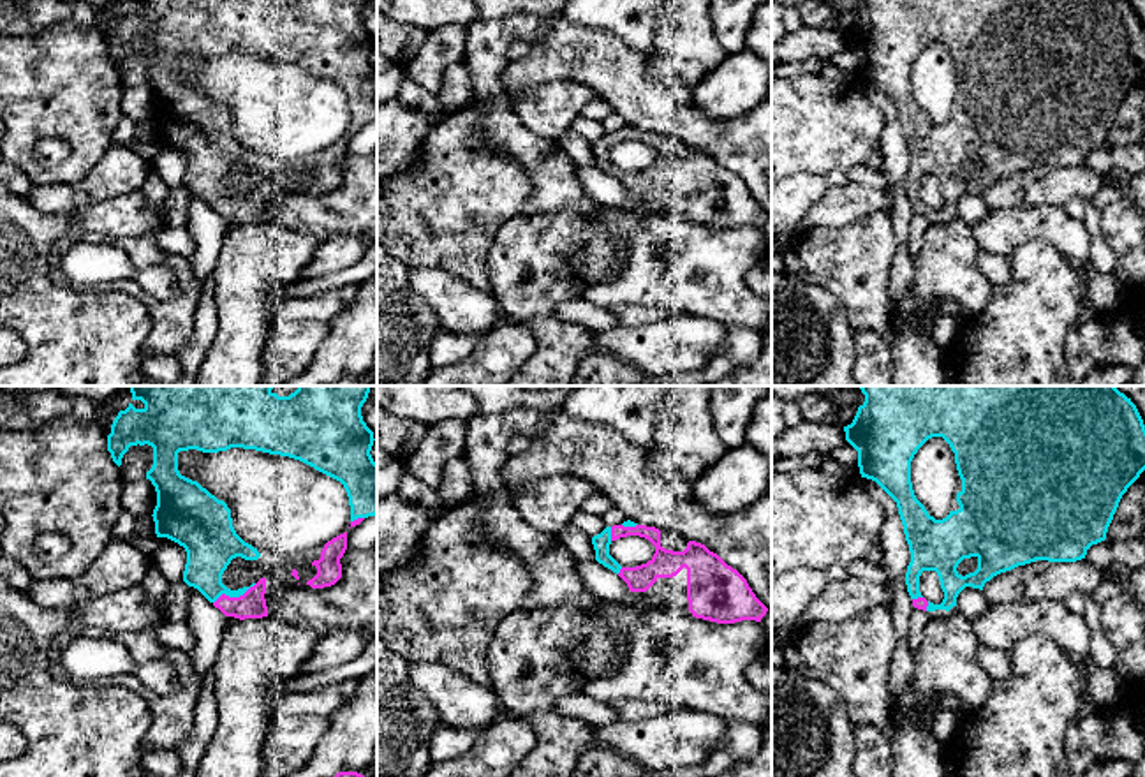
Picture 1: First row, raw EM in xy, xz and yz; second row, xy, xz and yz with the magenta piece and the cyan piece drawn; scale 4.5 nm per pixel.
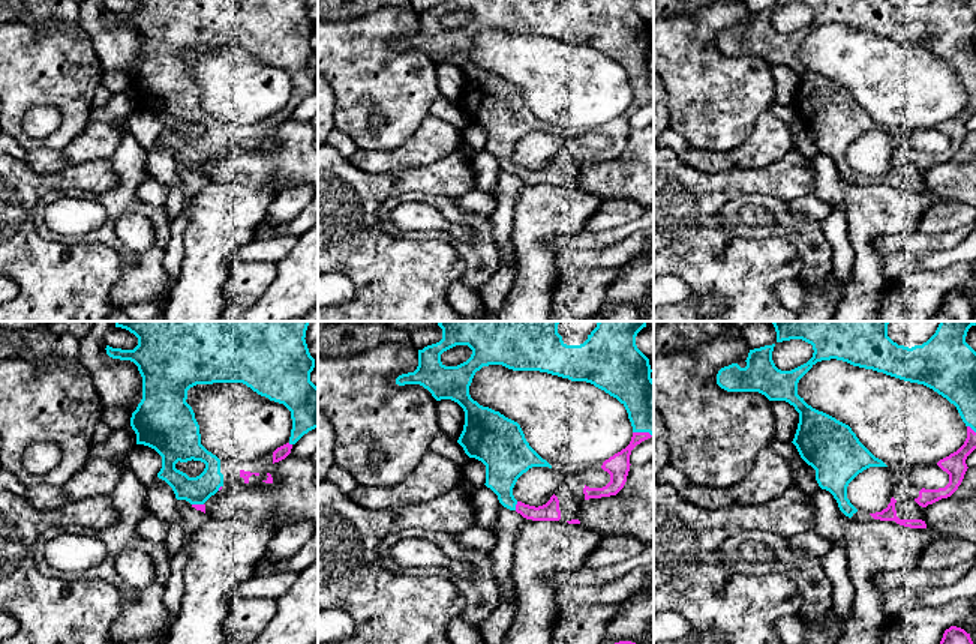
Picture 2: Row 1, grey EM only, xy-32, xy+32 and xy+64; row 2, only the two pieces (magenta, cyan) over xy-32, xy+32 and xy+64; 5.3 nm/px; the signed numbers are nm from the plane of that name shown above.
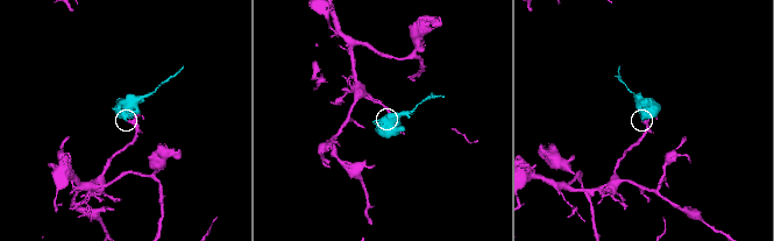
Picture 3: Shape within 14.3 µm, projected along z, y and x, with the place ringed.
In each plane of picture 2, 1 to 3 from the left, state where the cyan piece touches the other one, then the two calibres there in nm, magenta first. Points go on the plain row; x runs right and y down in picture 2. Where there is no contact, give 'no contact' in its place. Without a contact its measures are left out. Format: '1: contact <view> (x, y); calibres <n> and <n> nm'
1: contact xy-32 (288, 107); calibres 70 and 220 nm
2: contact xy+32 (516, 170); calibres 100 and 220 nm
3: contact xy+64 (972, 93); calibres 120 and 190 nm

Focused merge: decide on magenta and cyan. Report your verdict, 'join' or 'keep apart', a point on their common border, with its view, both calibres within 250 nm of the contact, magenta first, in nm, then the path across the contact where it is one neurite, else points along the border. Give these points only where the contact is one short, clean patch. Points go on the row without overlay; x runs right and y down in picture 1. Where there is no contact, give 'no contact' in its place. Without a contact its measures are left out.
join | xy (235, 203) | 130/220 nm

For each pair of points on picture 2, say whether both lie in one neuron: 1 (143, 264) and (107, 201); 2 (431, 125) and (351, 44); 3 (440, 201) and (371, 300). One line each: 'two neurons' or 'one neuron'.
1: one neuron
2: two neurons
3: two neurons

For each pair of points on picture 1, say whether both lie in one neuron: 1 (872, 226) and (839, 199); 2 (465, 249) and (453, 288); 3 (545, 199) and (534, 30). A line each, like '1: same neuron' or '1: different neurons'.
1: different neurons
2: different neurons
3: same neuron

